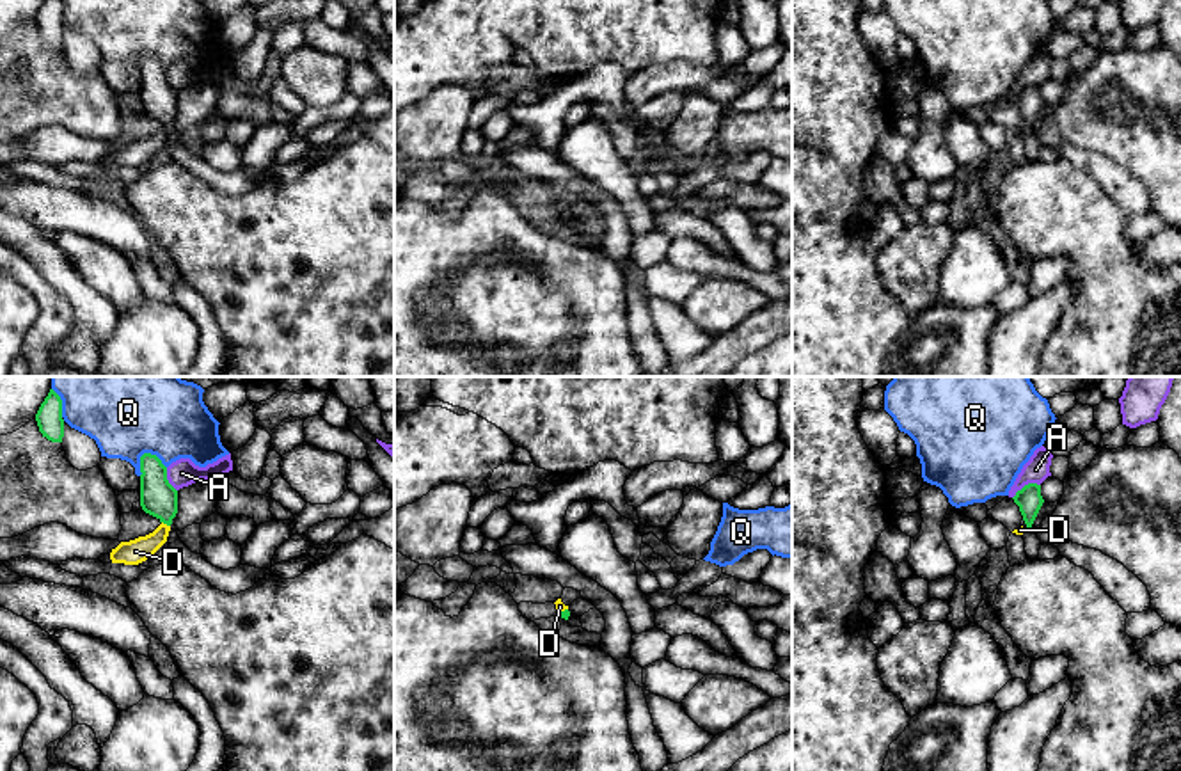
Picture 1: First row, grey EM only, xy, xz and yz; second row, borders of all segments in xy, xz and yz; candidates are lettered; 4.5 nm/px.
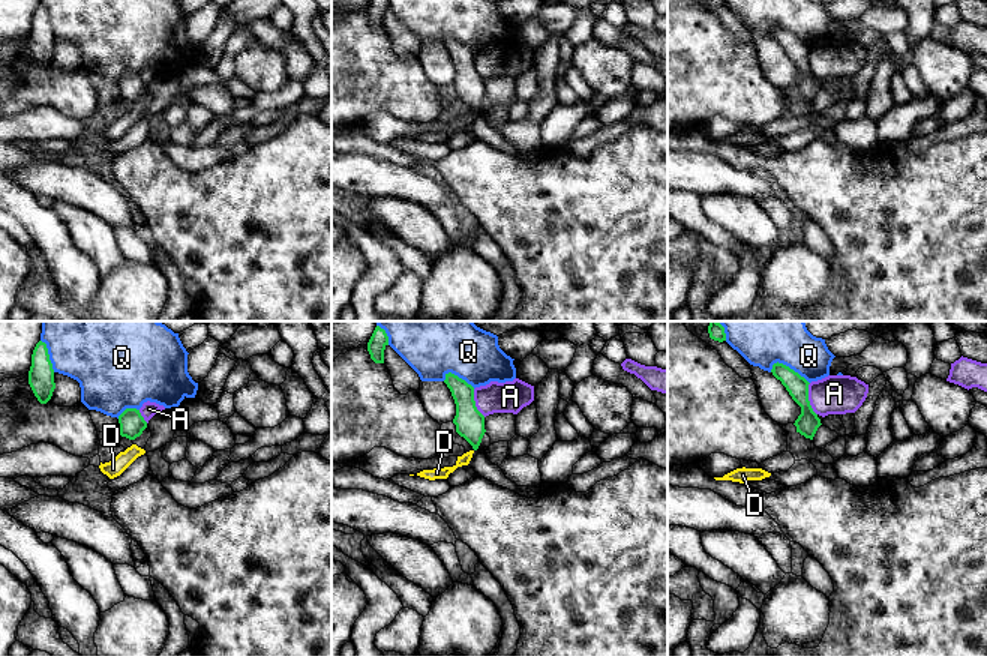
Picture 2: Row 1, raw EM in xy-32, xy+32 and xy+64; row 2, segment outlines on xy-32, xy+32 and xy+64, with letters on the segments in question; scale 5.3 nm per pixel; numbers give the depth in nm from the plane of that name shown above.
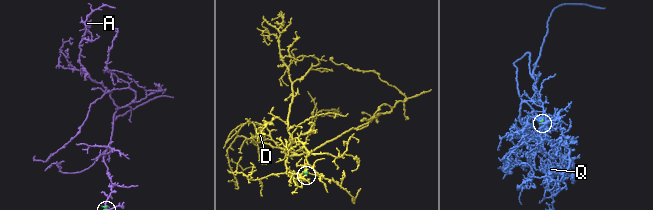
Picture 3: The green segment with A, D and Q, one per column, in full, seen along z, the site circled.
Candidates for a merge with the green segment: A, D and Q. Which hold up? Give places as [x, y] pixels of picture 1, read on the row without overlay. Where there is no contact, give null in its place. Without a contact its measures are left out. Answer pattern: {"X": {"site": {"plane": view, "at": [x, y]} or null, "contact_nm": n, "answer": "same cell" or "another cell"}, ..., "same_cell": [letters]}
{"A": {"site": {"plane": "yz", "at": [1025, 87]}, "contact_nm": 140, "answer": "another cell"}, "D": {"site": {"plane": "xy", "at": [166, 125]}, "contact_nm": 50, "answer": "another cell"}, "Q": {"site": {"plane": "xy", "at": [153, 57]}, "contact_nm": 140, "answer": "another cell"}, "same_cell": []}

